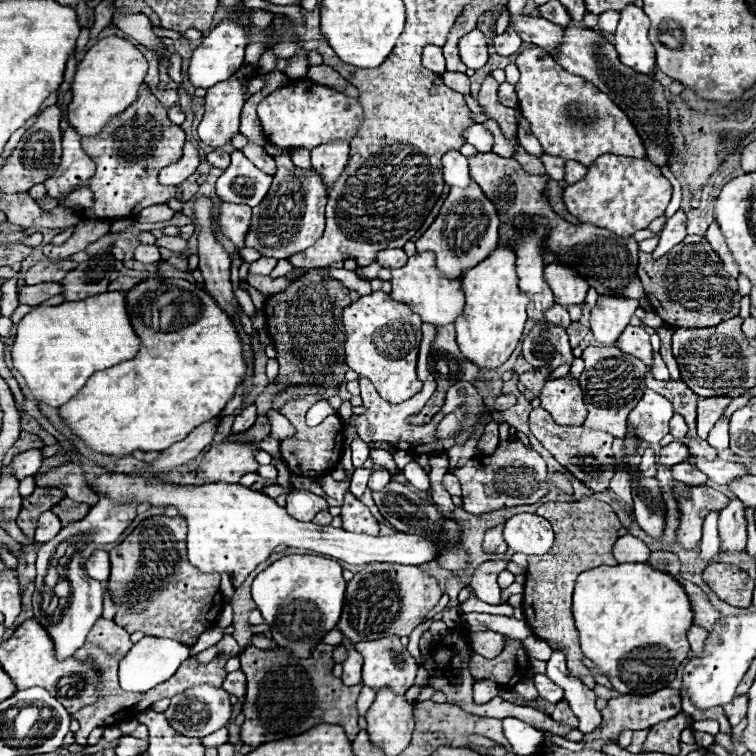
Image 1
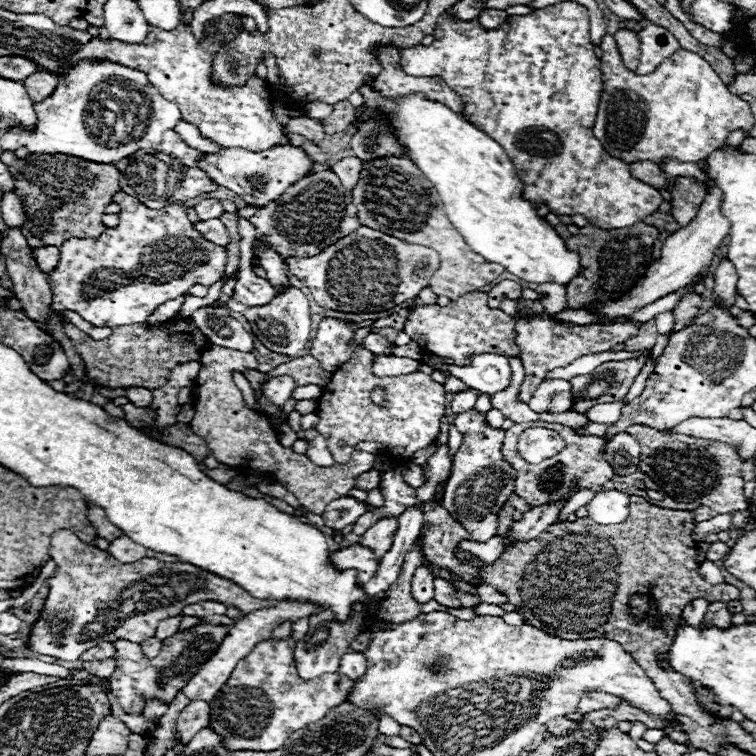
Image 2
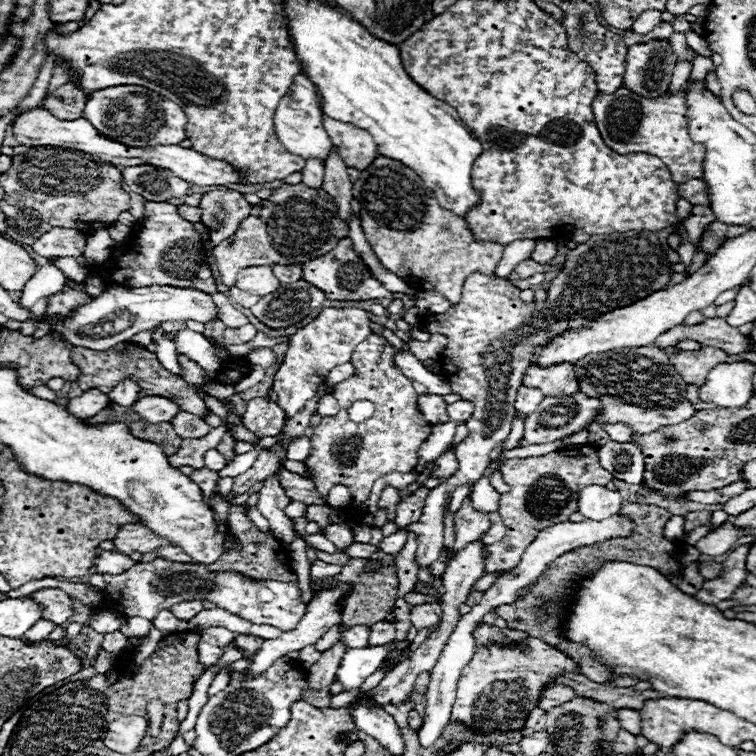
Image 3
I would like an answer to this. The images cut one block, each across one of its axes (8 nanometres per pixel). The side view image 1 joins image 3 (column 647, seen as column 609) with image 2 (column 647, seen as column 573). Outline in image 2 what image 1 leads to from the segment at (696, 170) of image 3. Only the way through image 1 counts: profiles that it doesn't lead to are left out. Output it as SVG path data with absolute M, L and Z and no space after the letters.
M606 34L600 44L602 56L602 94L594 136L604 150L622 162L652 160L672 156L680 162L698 162L718 150L730 132L750 130L754 116L750 106L728 92L720 76L698 54L678 50L668 56L652 74L640 76L628 70L618 52L616 40Z

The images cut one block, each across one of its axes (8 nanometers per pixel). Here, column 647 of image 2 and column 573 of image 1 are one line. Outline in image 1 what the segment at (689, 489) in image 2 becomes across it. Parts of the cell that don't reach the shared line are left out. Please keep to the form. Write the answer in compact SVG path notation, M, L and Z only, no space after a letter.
M534 408L530 412L530 430L542 442L542 446L562 464L566 466L580 482L584 482L592 490L606 490L614 476L614 454L612 454L612 436L606 432L596 432L584 426L562 426L552 420L552 416L544 408Z

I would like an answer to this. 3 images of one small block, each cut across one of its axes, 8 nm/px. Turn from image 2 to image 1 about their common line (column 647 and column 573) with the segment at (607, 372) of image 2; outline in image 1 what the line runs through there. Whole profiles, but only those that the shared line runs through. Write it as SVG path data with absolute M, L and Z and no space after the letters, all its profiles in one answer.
M536 324L522 340L522 356L534 368L548 370L556 370L562 364L572 366L574 362L572 348L562 326L548 326L546 330L544 324Z

